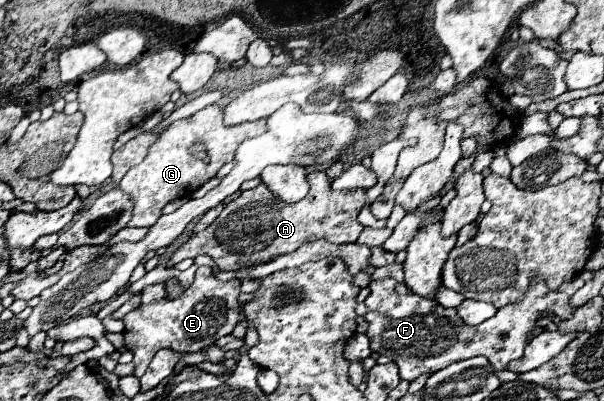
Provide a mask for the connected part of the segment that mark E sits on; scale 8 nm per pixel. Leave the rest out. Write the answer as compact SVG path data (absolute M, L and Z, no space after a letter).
M198 267L196 279L188 291L176 299L168 299L164 293L164 283L148 285L142 289L142 305L130 311L124 317L124 341L126 349L134 353L134 377L142 377L148 363L152 361L158 349L174 349L180 353L200 351L208 345L214 345L216 339L230 335L232 329L240 323L242 305L236 301L240 293L240 281L230 279L226 283L218 281L212 275L210 267Z

